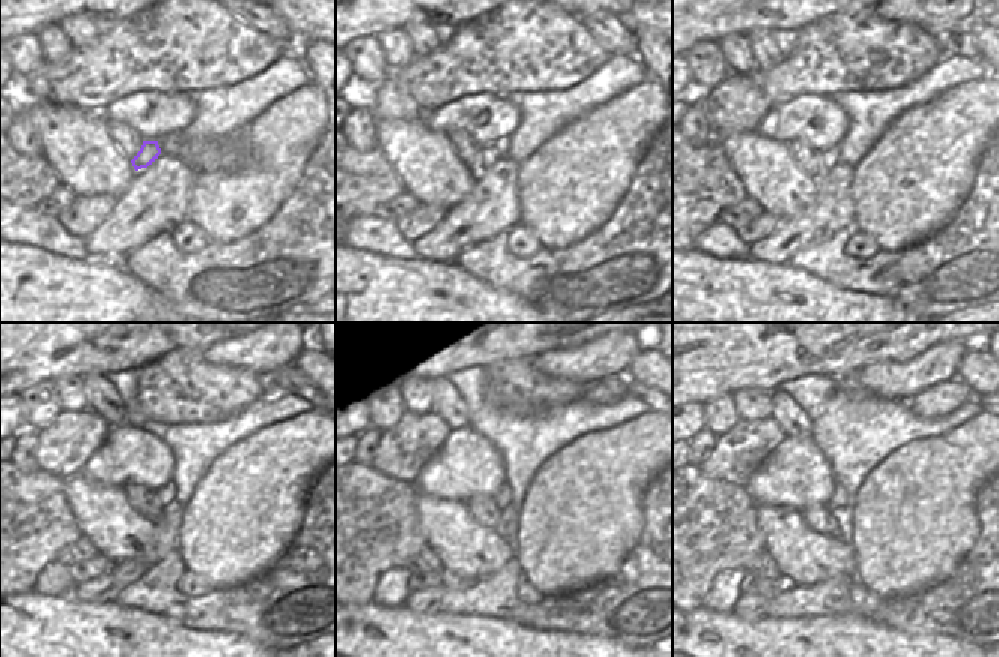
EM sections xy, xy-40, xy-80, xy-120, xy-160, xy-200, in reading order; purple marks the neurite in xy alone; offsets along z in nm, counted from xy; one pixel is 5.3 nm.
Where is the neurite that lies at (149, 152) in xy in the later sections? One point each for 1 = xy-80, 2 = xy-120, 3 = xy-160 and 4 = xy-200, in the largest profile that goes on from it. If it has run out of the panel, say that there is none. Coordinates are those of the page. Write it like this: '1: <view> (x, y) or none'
1: xy-80 (830, 159)
2: xy-120 (167, 494)
3: xy-160 (503, 498)
4: xy-200 (839, 498)

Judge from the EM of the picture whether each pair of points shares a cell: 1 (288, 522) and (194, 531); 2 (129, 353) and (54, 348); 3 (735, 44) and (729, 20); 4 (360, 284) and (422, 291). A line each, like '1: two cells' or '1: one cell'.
1: one cell
2: one cell
3: two cells
4: one cell

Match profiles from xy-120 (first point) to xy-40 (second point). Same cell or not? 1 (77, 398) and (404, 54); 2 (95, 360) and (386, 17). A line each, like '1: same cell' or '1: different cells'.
1: same cell
2: same cell

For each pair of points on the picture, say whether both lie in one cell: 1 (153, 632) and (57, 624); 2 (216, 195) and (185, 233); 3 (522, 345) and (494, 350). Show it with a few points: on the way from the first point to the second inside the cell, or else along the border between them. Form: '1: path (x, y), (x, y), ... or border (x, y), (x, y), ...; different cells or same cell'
1: path (129, 630), (110, 626), (81, 626); same cell
2: border (188, 218), (209, 239); different cells
3: path (515, 345), (501, 345); same cell

